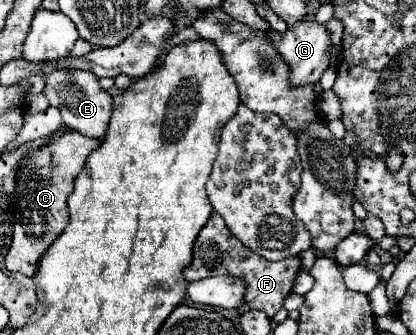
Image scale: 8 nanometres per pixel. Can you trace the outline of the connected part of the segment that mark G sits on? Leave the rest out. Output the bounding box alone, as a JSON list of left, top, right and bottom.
[268,20,332,86]

